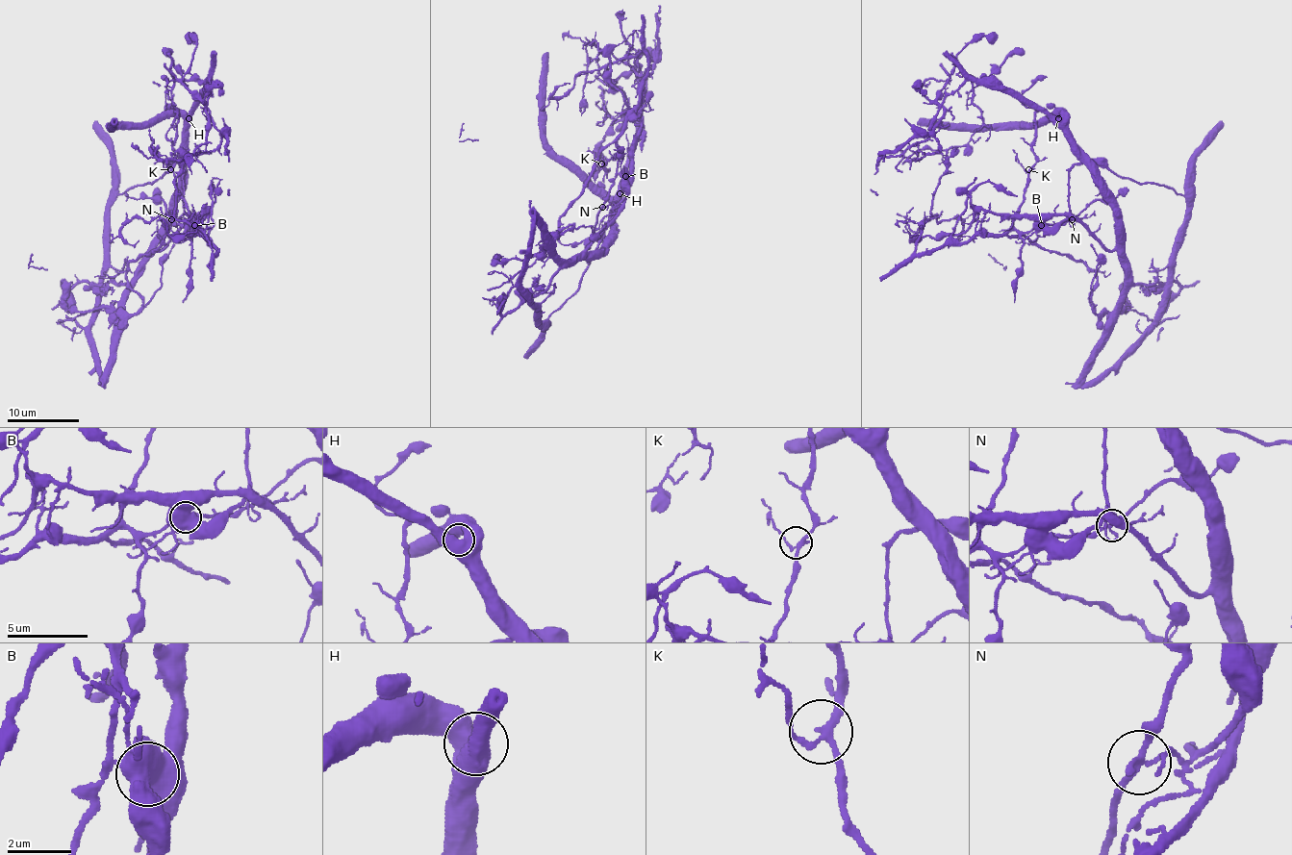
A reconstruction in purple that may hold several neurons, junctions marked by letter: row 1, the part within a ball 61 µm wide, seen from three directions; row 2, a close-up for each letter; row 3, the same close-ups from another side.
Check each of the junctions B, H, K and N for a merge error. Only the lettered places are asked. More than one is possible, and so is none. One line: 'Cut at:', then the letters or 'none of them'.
Cut at: B, N

